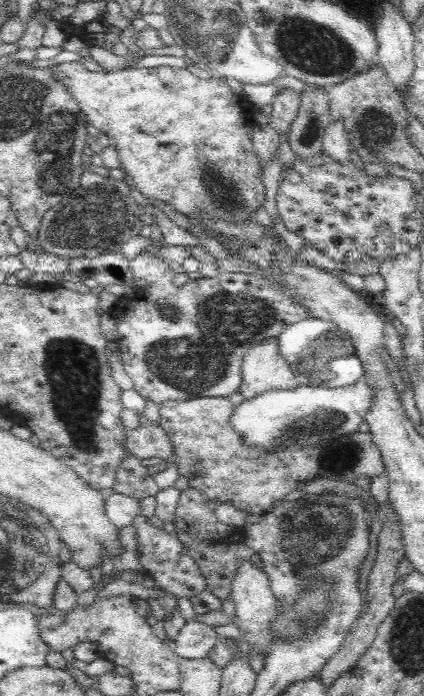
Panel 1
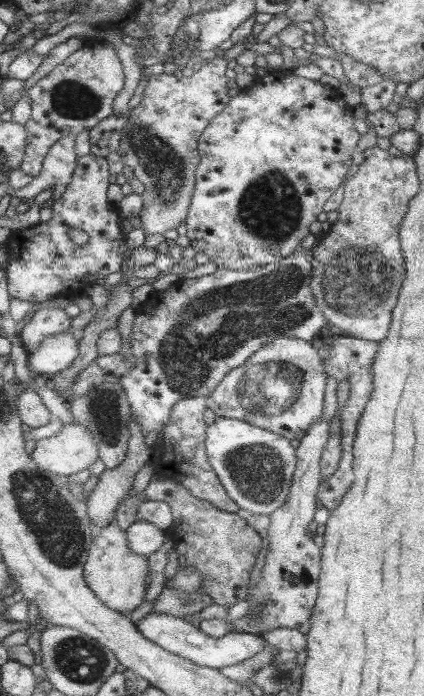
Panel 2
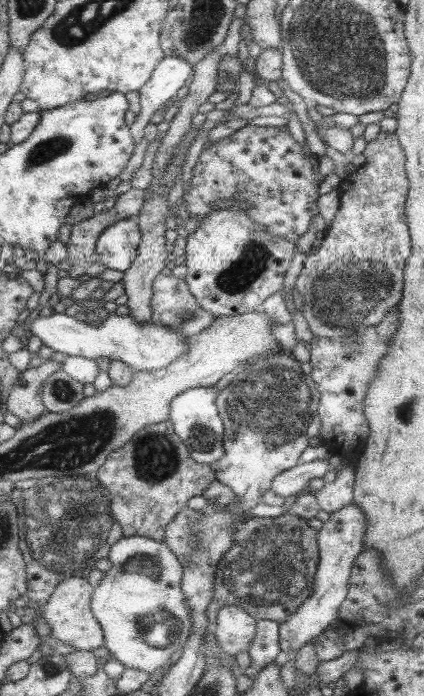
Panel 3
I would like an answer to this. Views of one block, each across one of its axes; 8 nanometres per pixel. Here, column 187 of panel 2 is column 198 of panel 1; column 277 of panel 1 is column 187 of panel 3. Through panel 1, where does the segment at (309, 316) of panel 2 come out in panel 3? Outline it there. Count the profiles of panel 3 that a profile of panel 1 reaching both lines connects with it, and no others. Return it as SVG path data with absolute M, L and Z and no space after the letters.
M163 268L153 279L151 292L151 322L181 330L186 338L200 333L216 318L197 305L184 279L175 278L169 269Z

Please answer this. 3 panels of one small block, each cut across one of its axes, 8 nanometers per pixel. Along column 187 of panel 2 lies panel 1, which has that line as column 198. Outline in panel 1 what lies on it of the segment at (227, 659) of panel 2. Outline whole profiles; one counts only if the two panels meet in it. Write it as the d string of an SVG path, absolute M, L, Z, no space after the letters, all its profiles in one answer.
M188 620L176 636L172 650L180 658L209 658L208 654L217 646L219 640L212 626L201 624L196 620Z

